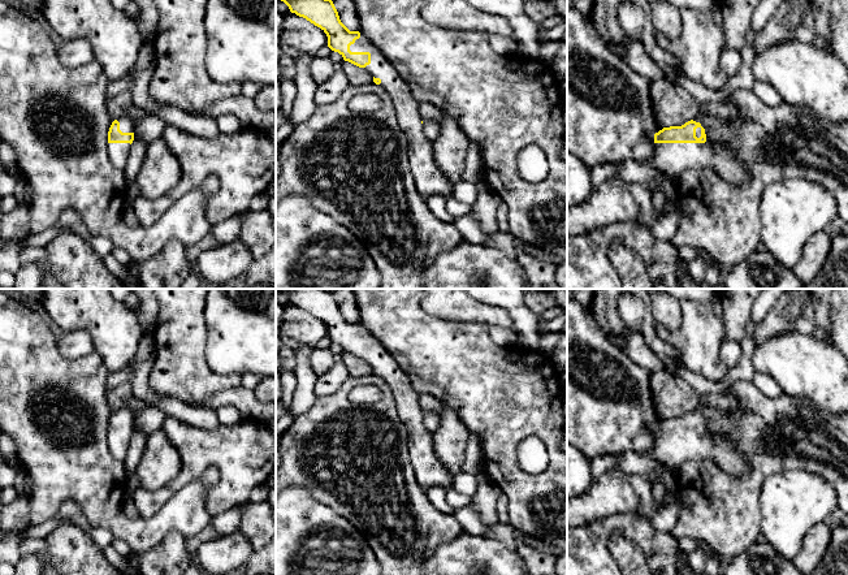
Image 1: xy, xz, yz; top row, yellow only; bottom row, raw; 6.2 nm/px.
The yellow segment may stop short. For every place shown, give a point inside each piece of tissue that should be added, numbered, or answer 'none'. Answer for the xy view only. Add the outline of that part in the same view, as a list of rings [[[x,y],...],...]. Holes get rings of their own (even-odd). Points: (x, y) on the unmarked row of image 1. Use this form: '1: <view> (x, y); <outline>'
1: xy (126, 415); [[[124,407],[117,410],[117,412],[122,424],[134,424],[134,411],[131,408]]]

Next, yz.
1: yz (673, 450); [[[708,429],[705,435],[654,435],[653,448],[644,454],[669,468],[692,459],[709,459],[731,476],[749,470],[748,462],[730,441],[715,441]]]

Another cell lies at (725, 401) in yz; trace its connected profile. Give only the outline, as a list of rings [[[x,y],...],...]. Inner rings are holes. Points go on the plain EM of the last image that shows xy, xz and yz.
[[[723,392],[719,394],[698,395],[697,405],[706,407],[717,407],[721,410],[740,410],[739,401],[728,392]]]

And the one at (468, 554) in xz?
[[[462,531],[425,559],[423,575],[528,575],[522,557],[497,540]]]

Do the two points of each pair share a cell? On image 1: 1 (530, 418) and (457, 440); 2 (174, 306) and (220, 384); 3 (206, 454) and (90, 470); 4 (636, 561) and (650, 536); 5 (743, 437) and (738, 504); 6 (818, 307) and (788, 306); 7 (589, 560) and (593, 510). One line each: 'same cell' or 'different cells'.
1: different cells
2: same cell
3: different cells
4: different cells
5: same cell
6: different cells
7: different cells

